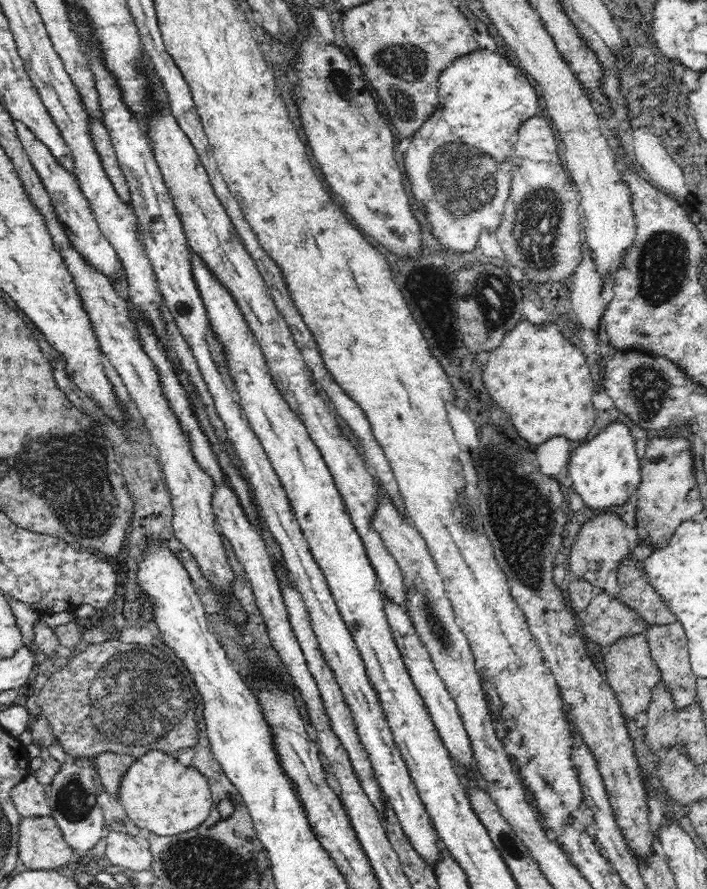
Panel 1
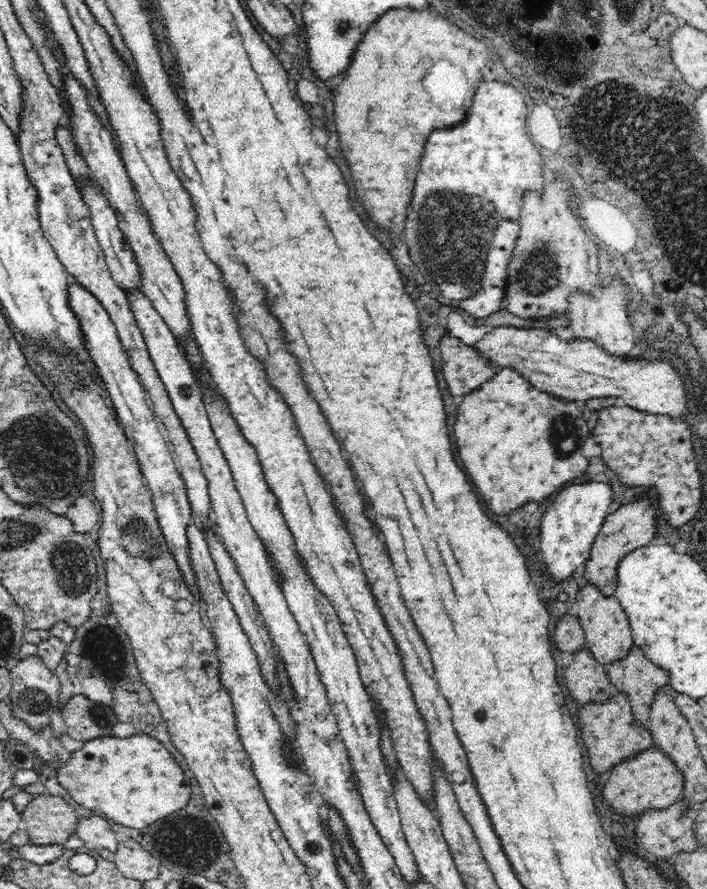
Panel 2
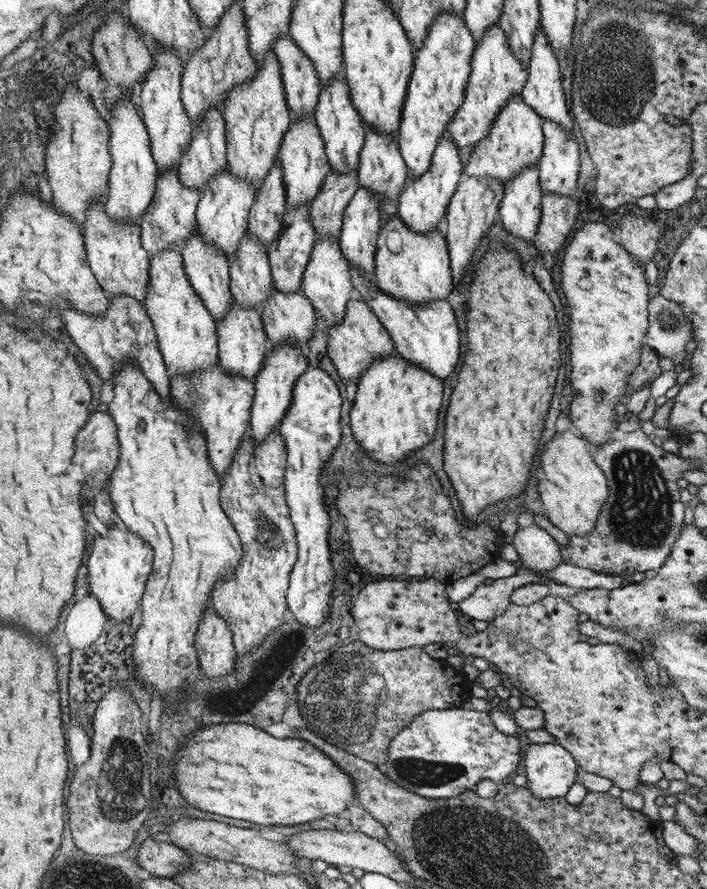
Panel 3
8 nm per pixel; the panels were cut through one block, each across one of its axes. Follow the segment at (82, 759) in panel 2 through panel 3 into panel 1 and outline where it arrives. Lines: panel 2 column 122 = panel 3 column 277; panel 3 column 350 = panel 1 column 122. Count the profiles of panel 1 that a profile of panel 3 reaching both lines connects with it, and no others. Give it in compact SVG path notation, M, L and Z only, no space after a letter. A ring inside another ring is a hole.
M148 750L136 760L120 780L118 800L124 806L128 818L158 836L174 836L184 830L196 828L210 814L212 796L208 780L194 768L182 766L174 754L162 750Z

